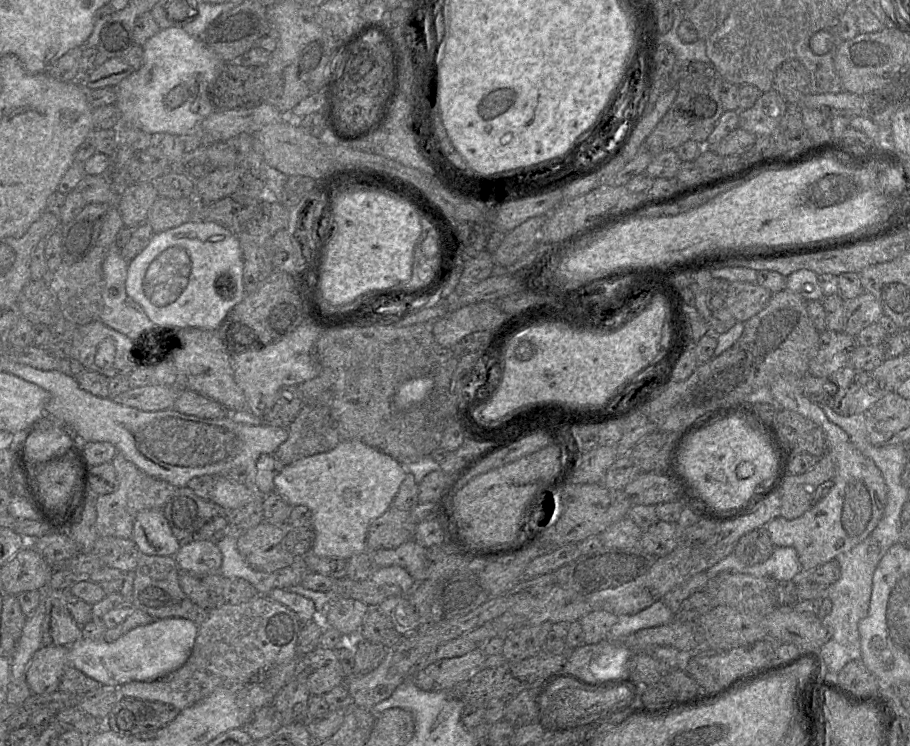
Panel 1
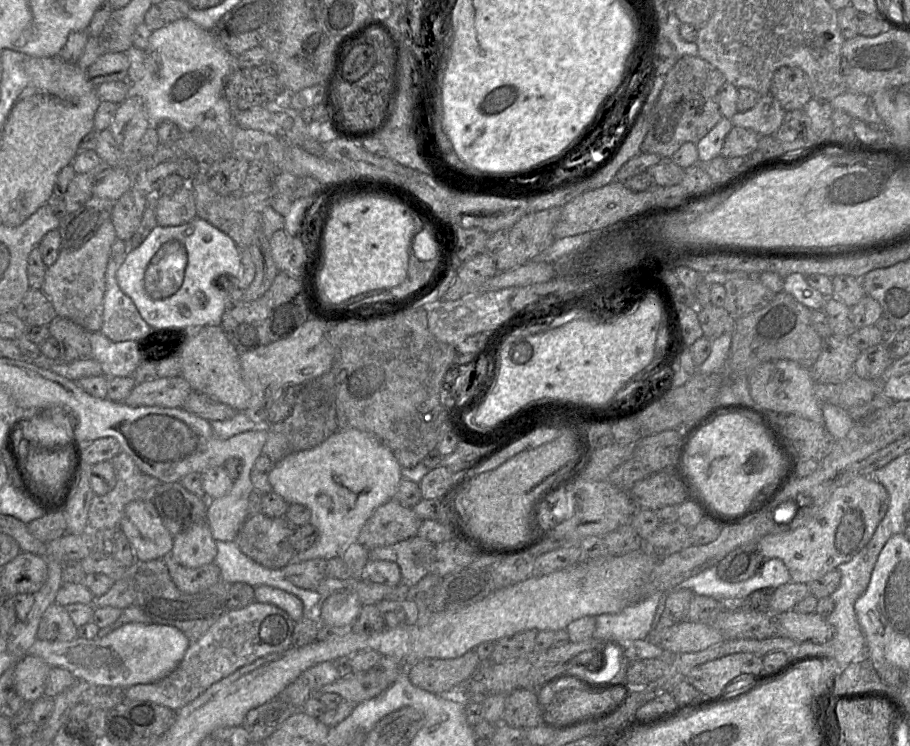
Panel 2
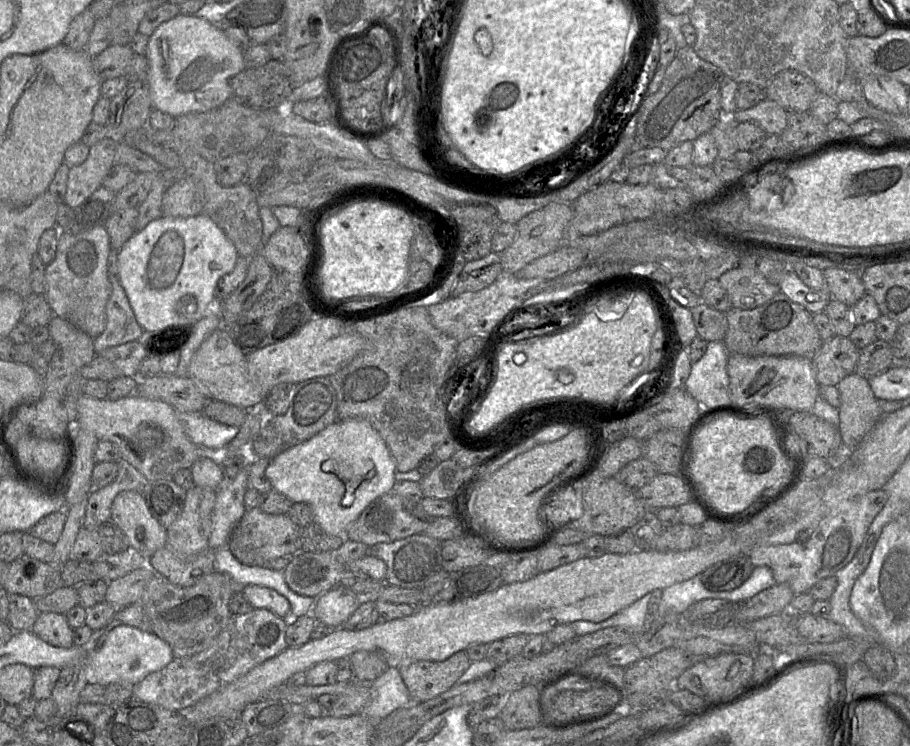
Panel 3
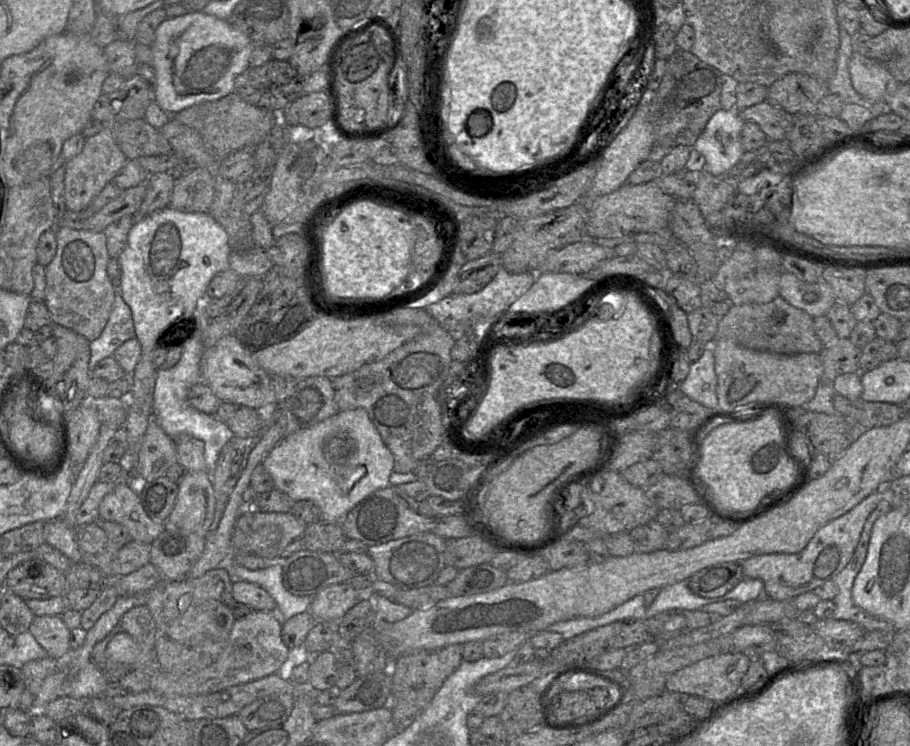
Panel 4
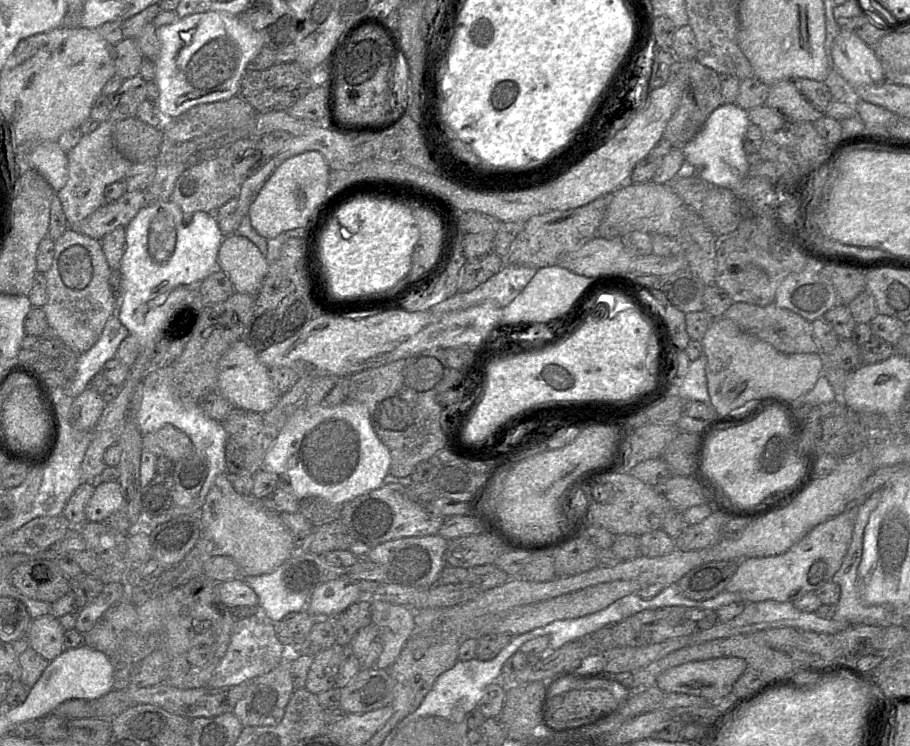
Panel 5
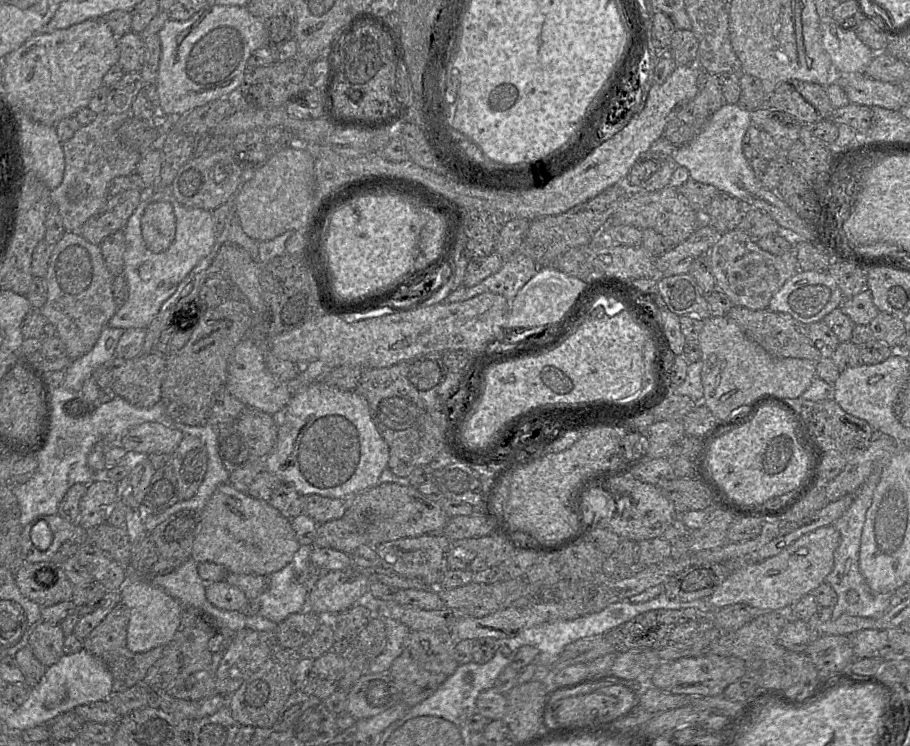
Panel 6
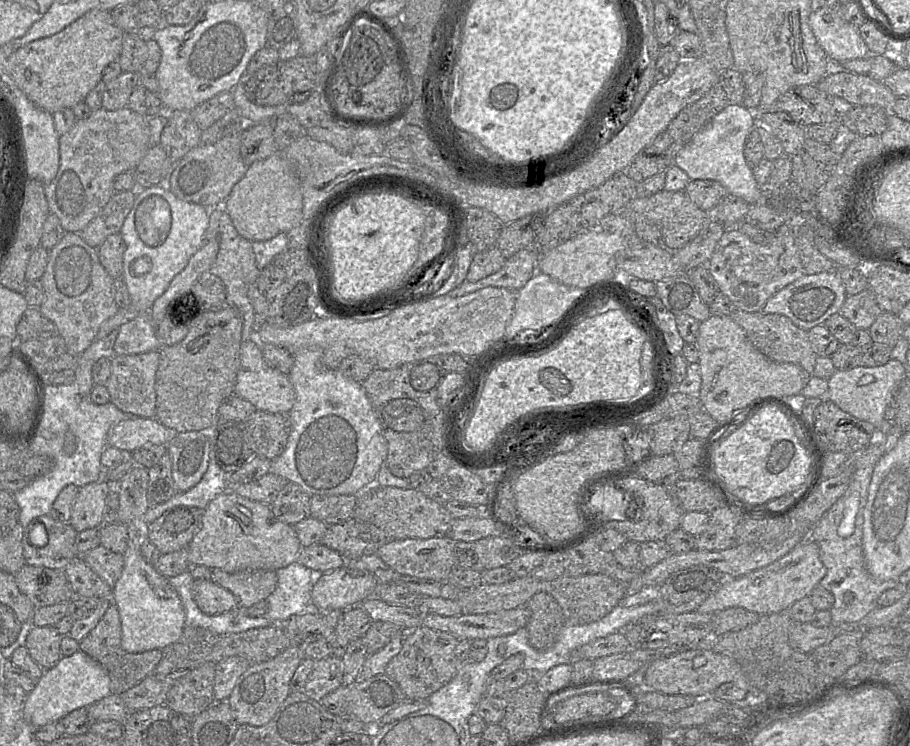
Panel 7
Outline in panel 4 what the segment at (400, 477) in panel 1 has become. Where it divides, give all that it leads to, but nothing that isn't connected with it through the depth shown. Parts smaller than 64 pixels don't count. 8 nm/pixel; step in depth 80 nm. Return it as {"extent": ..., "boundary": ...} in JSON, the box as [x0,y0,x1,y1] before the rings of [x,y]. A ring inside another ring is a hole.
{"extent":[262,408,394,524],"boundary":[[[361,408],[339,410],[335,415],[324,421],[285,436],[267,455],[262,464],[271,477],[276,489],[286,493],[294,502],[302,500],[312,501],[320,510],[321,520],[331,524],[341,524],[346,515],[362,500],[378,490],[389,487],[391,485],[390,476],[394,471],[394,457],[391,451],[383,442],[381,435],[370,419],[368,413]]]}

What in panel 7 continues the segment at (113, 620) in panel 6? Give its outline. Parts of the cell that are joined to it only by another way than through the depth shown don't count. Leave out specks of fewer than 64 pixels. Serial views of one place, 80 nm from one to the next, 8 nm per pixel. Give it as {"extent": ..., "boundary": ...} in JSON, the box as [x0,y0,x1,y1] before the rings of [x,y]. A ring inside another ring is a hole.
{"extent":[61,603,163,695],"boundary":[[[112,603],[95,628],[80,642],[73,639],[70,635],[62,636],[61,653],[62,656],[71,656],[79,650],[100,663],[109,675],[110,694],[120,695],[152,674],[163,656],[163,651],[160,649],[142,653],[128,653],[122,648],[121,638],[122,629],[119,611],[117,606]]]}

